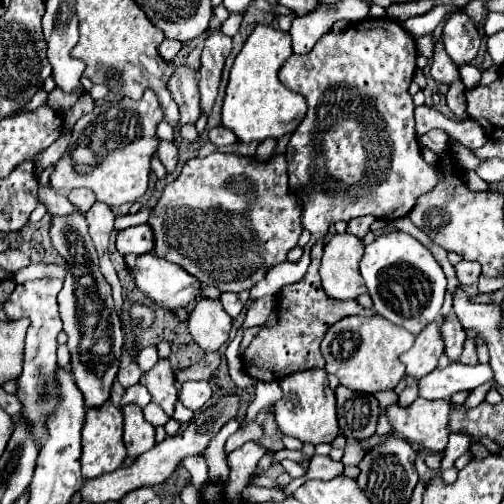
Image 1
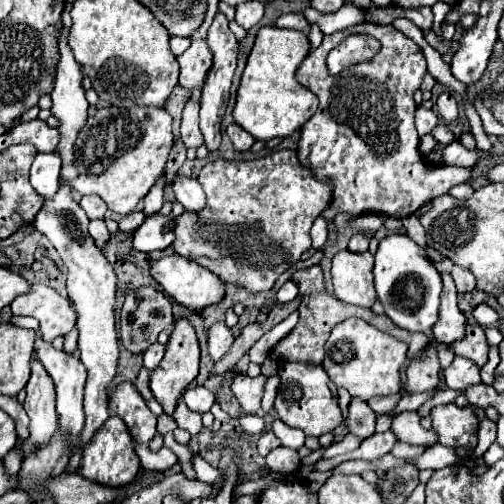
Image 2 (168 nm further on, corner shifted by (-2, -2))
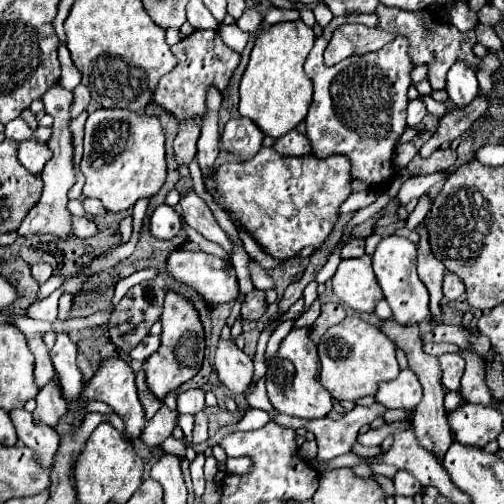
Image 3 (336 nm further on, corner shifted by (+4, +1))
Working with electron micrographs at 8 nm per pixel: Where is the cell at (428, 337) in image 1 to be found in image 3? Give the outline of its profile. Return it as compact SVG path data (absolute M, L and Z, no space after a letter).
M404 369L394 381L380 383L380 389L376 393L376 401L386 405L388 409L414 409L424 391L420 387L420 381L414 371Z

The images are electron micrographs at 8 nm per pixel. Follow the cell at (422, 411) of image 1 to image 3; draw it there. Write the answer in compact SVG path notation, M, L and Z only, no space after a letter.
M464 403L446 413L454 441L470 447L484 447L502 431L502 415L494 407Z

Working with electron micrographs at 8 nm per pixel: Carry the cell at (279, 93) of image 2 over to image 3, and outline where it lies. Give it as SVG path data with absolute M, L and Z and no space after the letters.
M302 21L276 23L254 41L254 49L248 67L240 81L240 105L242 117L252 119L264 135L274 139L292 131L308 113L312 103L312 81L304 75L304 61L314 45L314 31Z

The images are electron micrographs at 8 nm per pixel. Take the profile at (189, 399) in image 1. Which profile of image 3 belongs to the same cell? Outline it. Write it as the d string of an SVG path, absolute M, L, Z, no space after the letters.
M188 389L178 395L178 411L180 413L198 413L204 405L204 389Z

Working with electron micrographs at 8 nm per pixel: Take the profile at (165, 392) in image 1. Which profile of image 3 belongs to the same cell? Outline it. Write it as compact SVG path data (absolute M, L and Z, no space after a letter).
M166 291L160 323L162 323L162 335L160 335L162 345L156 351L156 355L152 355L152 359L144 361L144 373L150 391L162 401L170 391L190 381L200 371L204 359L204 329L192 303L176 295L174 291Z

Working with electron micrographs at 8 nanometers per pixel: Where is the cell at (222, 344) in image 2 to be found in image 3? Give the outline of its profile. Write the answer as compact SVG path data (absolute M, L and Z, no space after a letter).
M220 339L216 347L214 367L222 385L232 393L244 393L254 375L252 357L234 345L232 339Z

